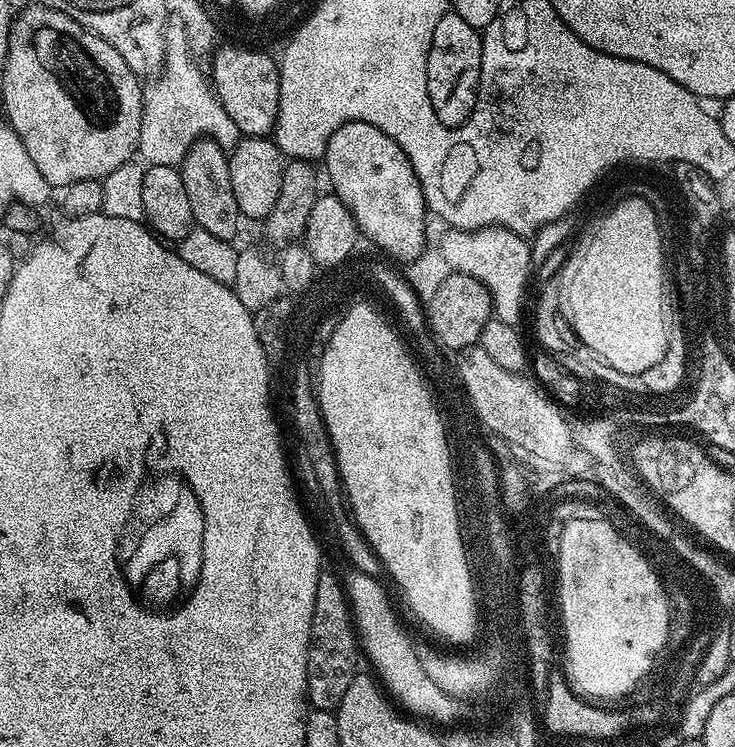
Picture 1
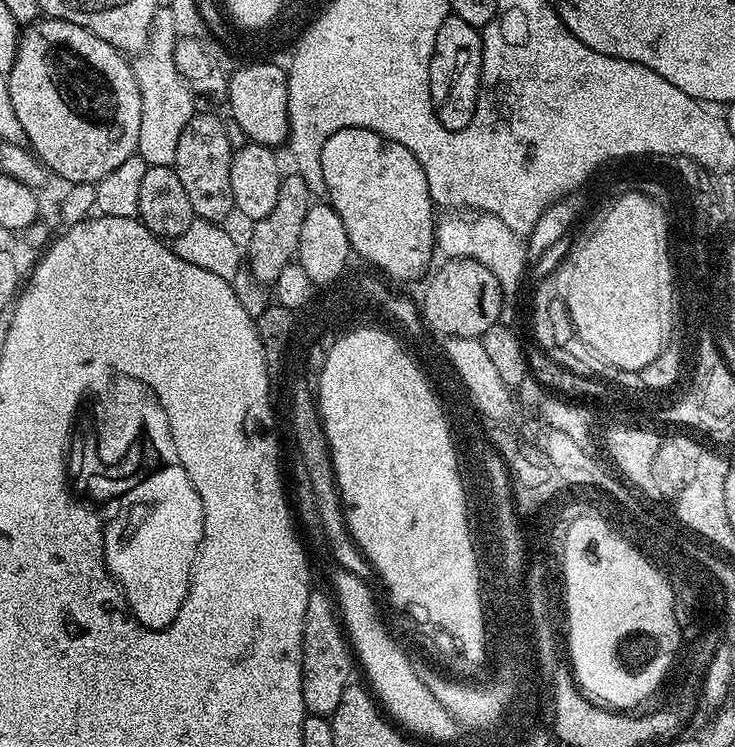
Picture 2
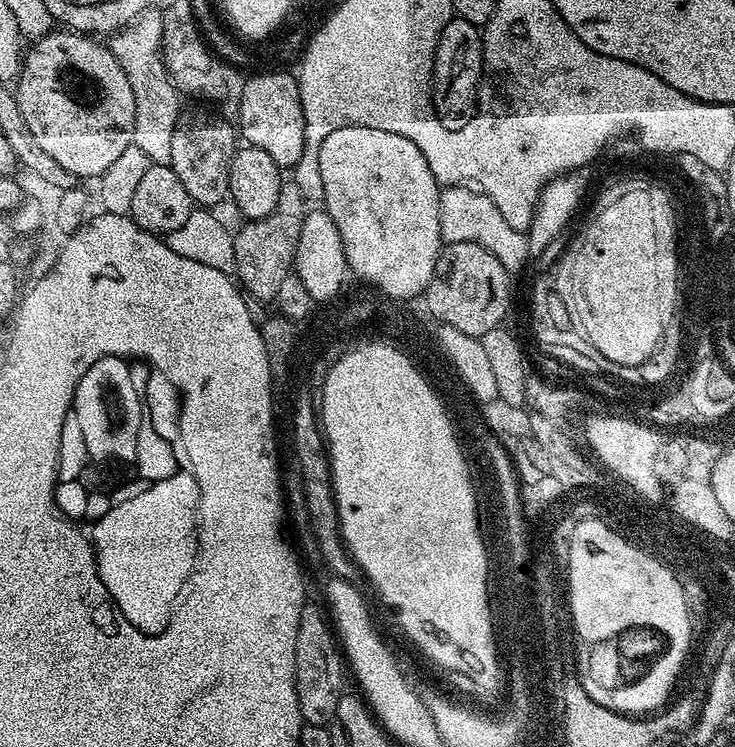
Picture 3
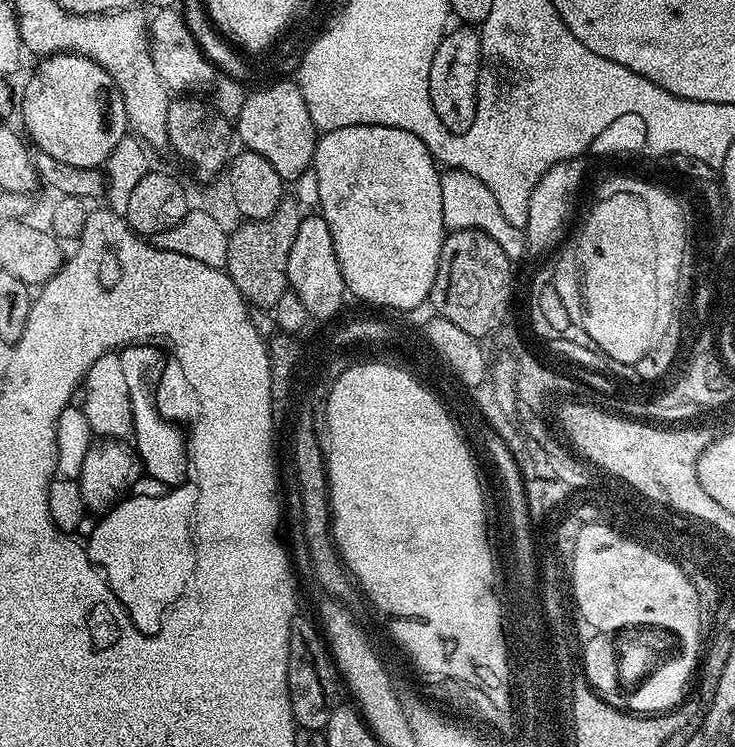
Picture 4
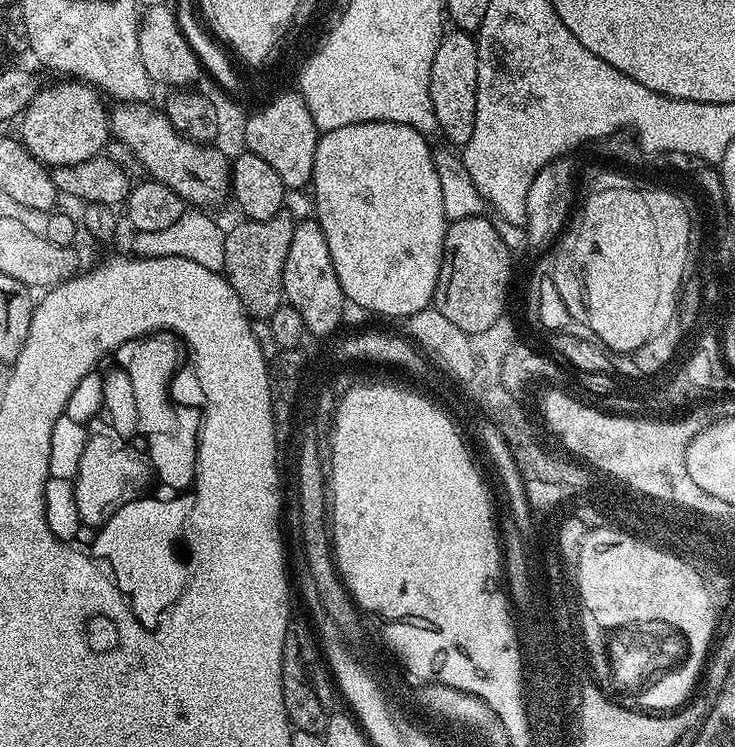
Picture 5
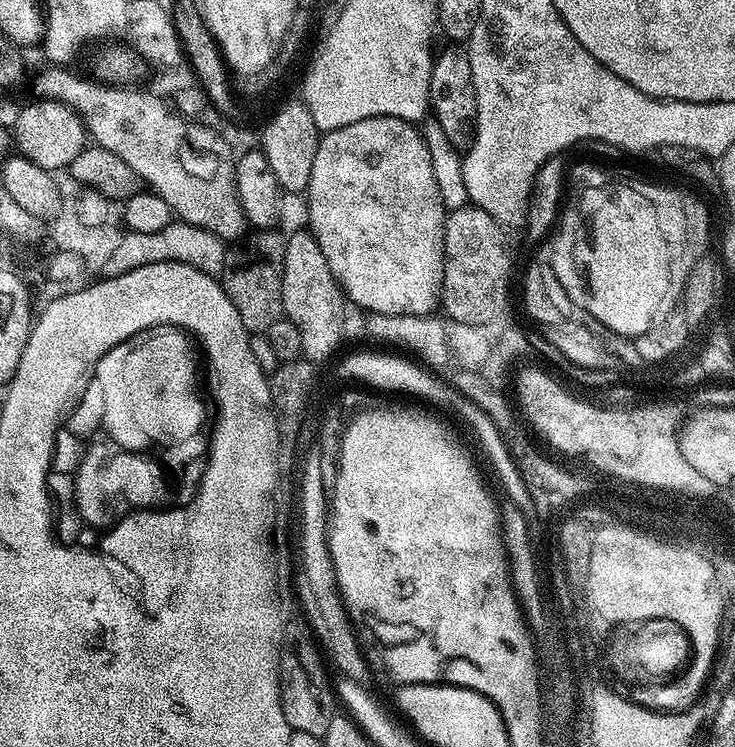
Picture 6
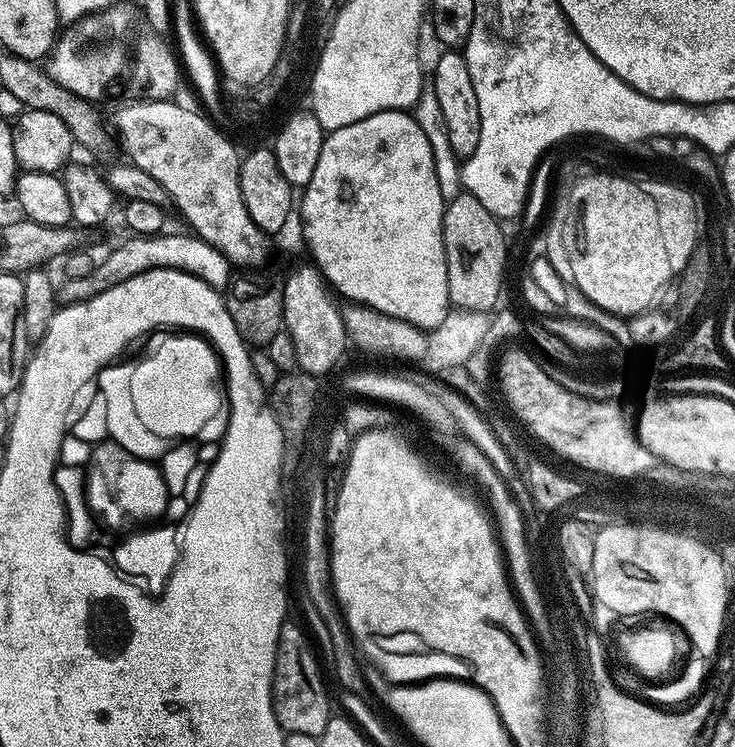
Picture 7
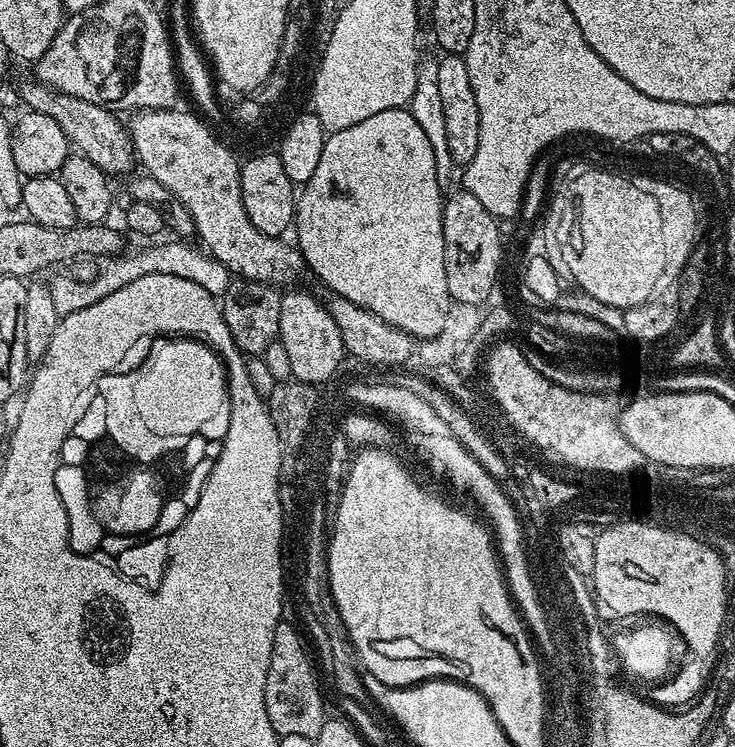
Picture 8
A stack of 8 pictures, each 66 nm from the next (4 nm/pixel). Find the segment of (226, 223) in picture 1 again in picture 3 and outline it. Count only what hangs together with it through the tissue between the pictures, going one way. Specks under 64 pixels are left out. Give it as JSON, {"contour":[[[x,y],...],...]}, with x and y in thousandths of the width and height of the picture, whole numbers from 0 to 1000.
{"contour":[[[252,149],[239,162],[237,179],[231,179],[231,220],[263,274],[287,276],[312,266],[313,217],[324,197],[324,177],[310,161],[288,150]]]}

